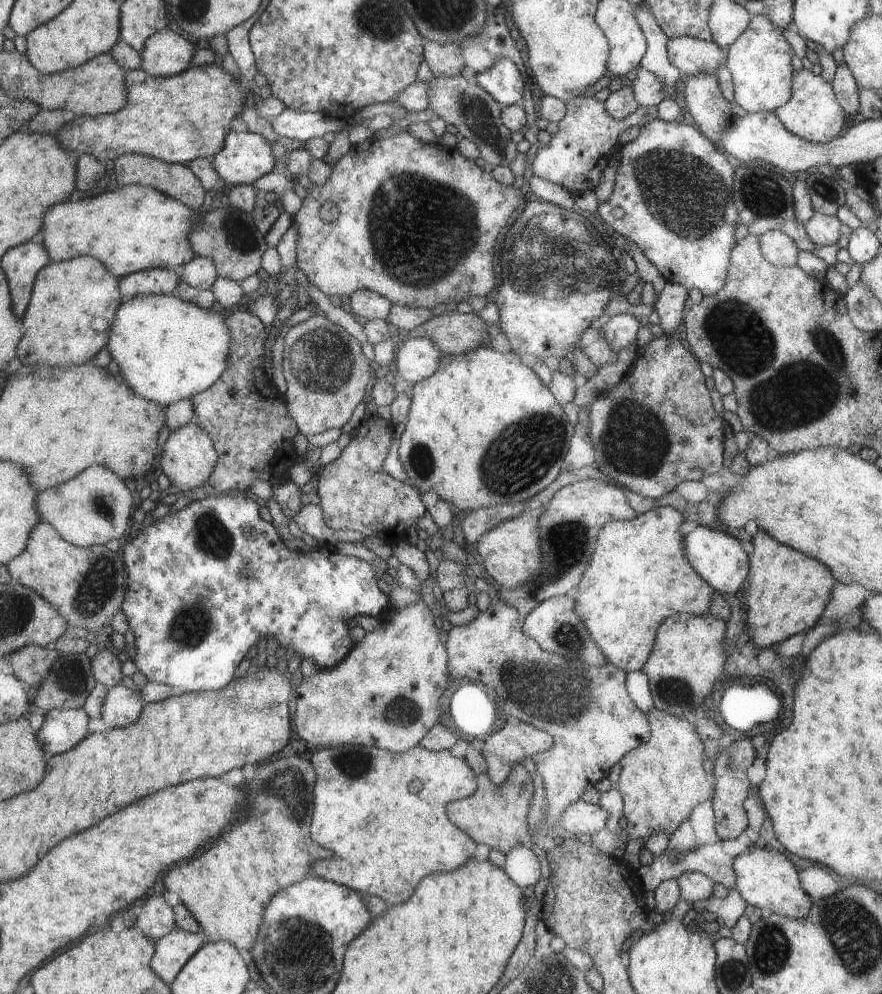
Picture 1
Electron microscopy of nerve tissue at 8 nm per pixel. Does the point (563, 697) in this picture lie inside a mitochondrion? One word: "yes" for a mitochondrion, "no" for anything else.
yes

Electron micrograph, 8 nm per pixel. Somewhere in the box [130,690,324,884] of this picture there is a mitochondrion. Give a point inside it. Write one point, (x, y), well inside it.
(290, 789)

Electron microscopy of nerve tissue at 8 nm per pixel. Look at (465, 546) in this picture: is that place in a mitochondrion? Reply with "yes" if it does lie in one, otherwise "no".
no

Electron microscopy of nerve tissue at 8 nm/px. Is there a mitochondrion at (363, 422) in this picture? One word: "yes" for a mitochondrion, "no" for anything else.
no

